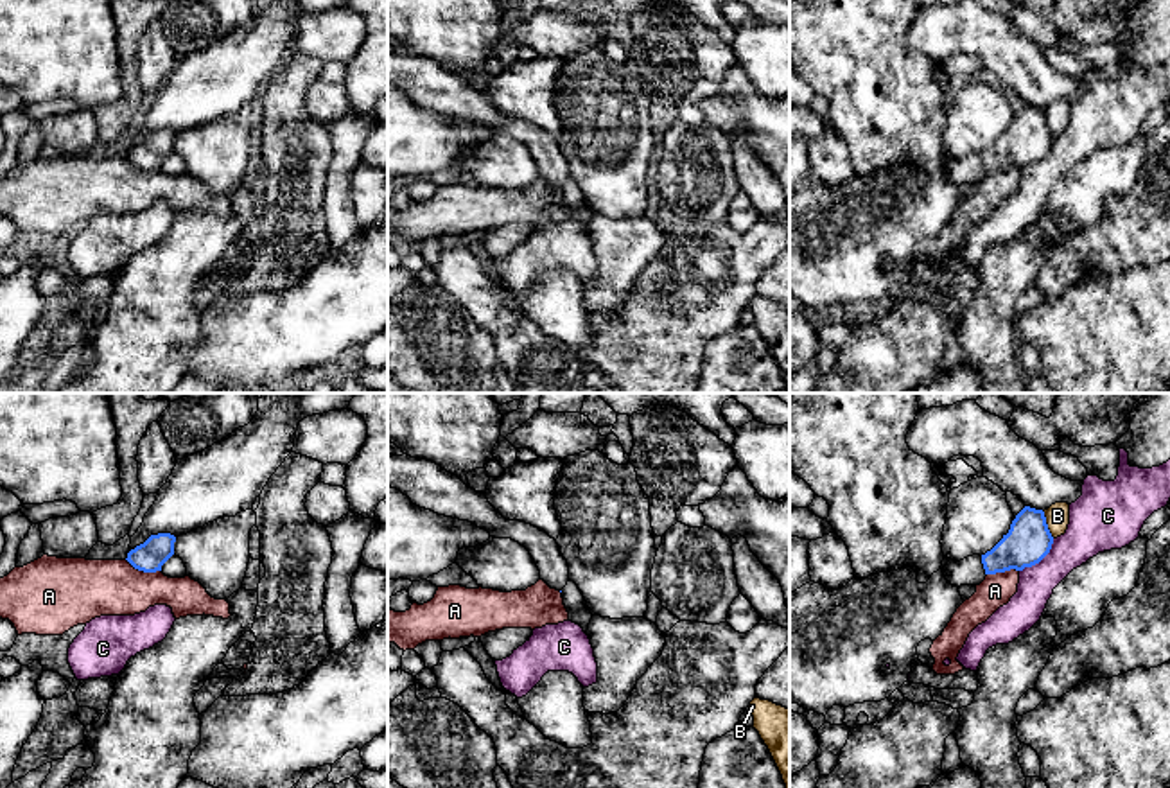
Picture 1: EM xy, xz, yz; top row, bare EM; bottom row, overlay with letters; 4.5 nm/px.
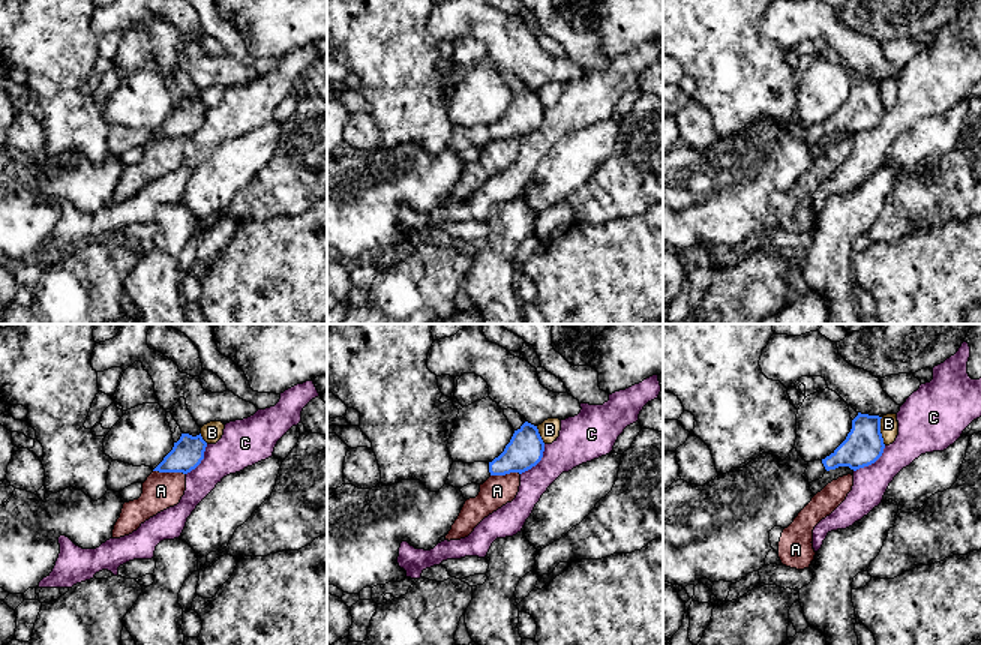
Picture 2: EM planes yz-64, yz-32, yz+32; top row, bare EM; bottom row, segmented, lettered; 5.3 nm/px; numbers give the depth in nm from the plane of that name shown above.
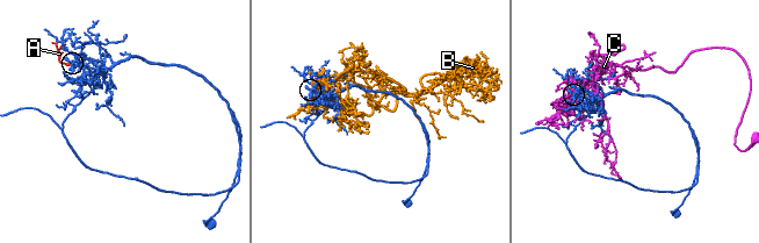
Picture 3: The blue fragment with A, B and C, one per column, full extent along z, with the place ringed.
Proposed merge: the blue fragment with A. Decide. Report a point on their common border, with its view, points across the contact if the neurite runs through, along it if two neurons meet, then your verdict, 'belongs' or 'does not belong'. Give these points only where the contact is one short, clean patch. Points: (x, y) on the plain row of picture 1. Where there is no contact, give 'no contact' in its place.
meets blue in xy at (144, 169); border along xy (126, 157), (139, 167), (160, 169); does not belong

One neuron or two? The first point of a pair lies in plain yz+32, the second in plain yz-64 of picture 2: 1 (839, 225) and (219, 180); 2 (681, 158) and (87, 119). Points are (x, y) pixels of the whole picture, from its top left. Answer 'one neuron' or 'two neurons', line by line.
1: two neurons
2: two neurons

